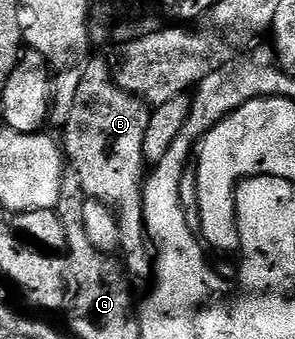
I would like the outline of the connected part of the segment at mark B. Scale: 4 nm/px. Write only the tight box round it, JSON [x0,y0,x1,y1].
[62,58,154,279]

